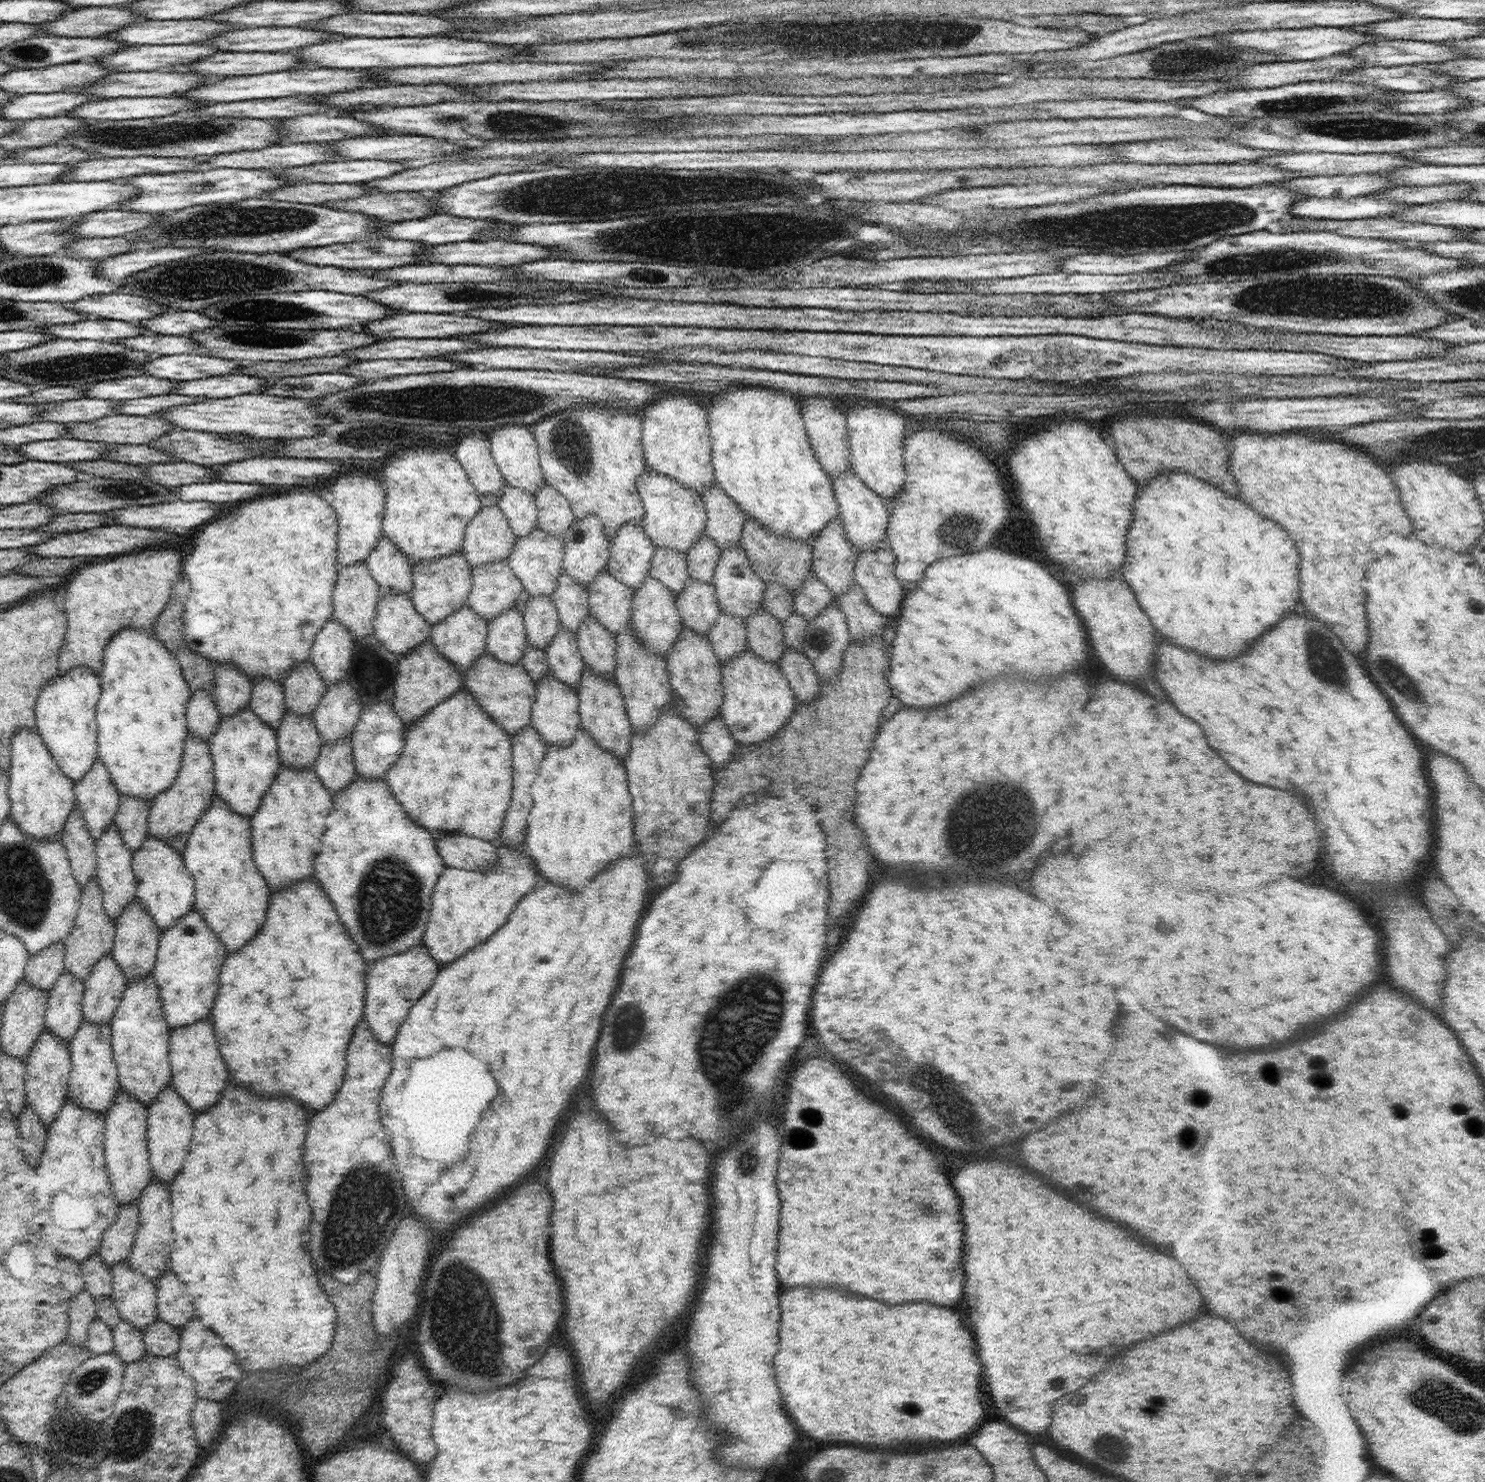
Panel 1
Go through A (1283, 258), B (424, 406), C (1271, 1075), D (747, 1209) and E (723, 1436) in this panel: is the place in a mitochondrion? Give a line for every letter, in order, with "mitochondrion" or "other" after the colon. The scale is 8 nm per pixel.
A: mitochondrion
B: mitochondrion
C: mitochondrion
D: other
E: other

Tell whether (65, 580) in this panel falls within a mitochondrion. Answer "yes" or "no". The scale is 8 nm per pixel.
no

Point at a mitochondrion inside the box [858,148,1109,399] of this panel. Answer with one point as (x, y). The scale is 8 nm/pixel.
(920, 240)

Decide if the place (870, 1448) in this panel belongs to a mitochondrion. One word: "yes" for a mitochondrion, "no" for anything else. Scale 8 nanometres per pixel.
no

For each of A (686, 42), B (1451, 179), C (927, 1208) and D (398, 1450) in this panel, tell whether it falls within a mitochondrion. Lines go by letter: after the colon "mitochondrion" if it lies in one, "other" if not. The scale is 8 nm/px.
A: mitochondrion
B: other
C: mitochondrion
D: other

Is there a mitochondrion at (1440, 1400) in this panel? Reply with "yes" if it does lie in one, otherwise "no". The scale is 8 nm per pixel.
yes

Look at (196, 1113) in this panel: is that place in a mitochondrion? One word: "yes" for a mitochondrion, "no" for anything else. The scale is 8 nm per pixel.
no

